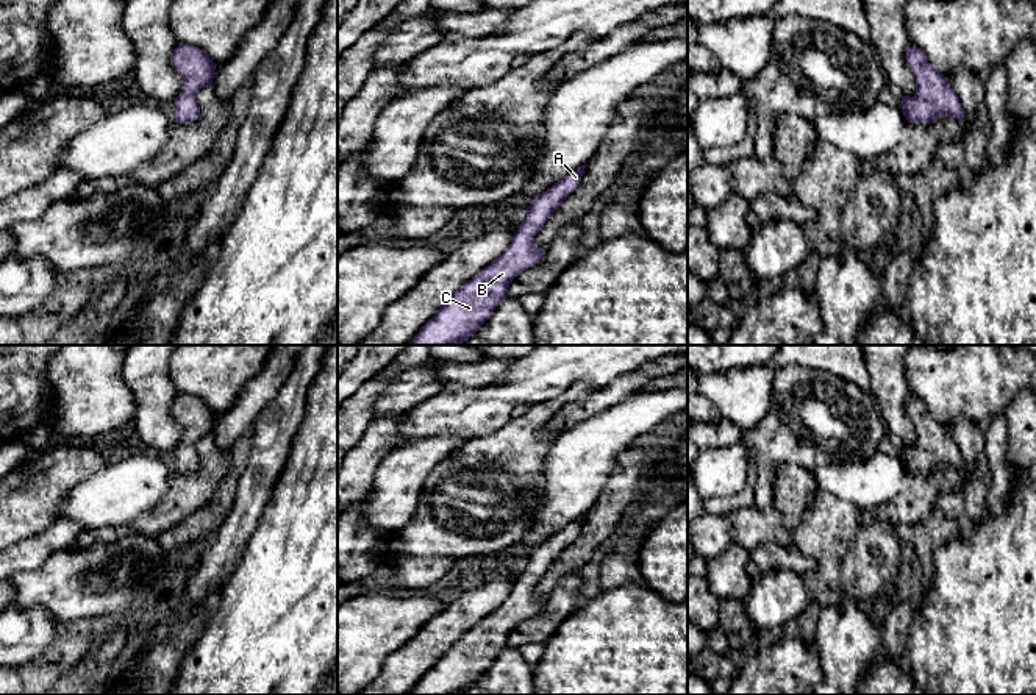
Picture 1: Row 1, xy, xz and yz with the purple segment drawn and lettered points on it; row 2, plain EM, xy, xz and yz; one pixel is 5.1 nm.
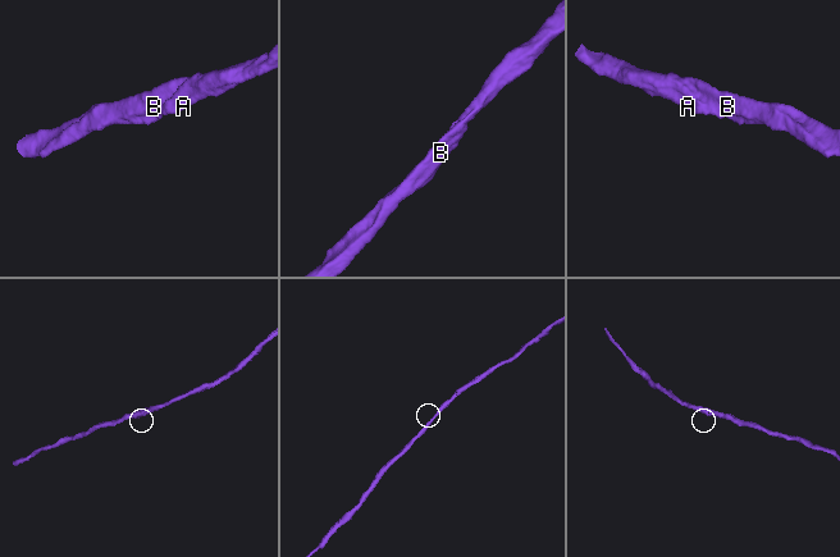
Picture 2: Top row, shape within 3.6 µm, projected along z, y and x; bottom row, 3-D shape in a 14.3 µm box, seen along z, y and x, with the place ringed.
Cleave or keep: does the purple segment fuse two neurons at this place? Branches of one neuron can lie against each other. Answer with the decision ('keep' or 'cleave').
keep

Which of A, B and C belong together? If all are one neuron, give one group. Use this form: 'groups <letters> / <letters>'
groups A B C

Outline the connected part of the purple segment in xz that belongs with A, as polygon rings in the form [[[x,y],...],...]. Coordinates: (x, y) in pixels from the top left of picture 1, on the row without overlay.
[[[586,514],[569,523],[527,558],[527,568],[517,576],[508,598],[477,626],[466,631],[420,678],[408,695],[461,695],[492,665],[508,647],[513,629],[541,612],[534,586],[558,556],[578,537]]]

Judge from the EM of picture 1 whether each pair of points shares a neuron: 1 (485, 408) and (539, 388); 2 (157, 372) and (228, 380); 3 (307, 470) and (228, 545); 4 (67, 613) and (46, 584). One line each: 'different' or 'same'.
1: same
2: different
3: different
4: same

